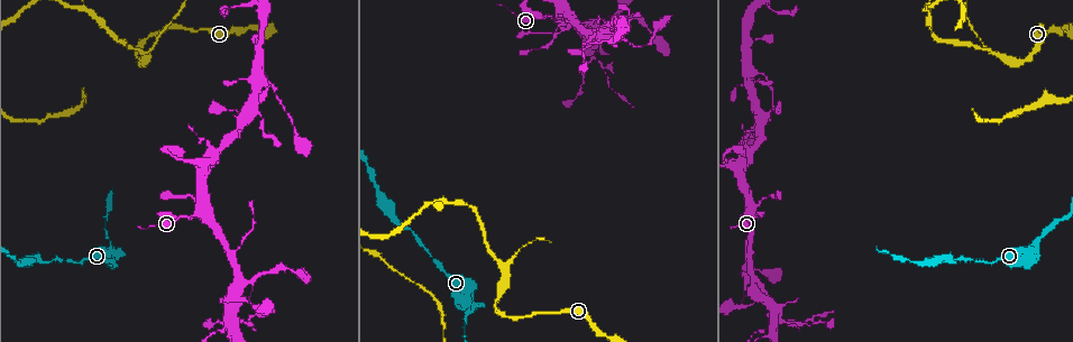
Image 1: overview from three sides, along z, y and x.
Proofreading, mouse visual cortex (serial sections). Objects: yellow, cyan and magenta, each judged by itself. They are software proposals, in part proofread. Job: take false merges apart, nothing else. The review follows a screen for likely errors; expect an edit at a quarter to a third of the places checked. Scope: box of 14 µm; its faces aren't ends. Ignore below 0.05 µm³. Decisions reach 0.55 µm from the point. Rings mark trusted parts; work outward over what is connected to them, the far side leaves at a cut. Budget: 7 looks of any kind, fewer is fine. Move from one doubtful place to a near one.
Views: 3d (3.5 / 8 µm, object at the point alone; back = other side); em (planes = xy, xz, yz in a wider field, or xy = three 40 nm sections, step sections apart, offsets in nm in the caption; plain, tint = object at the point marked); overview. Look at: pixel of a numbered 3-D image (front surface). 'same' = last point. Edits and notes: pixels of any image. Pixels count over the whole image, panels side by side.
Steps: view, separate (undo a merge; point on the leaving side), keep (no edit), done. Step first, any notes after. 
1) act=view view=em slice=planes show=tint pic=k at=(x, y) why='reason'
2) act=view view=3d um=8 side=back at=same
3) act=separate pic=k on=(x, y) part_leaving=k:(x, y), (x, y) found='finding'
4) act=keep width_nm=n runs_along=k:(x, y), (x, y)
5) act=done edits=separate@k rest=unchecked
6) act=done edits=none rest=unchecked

act=view view=3d um=3.5 pic=1 at=(750, 211) why='sharp bend'

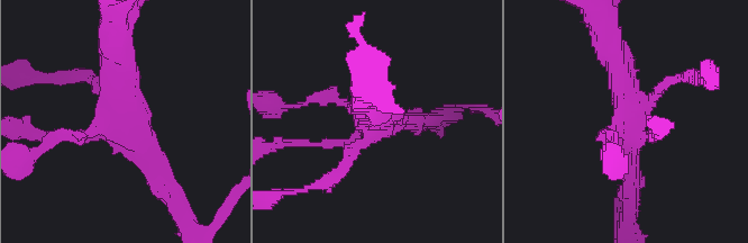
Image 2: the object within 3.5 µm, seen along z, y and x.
act=view view=em slice=xy step=3 show=tint pic=2 at=(626, 122)

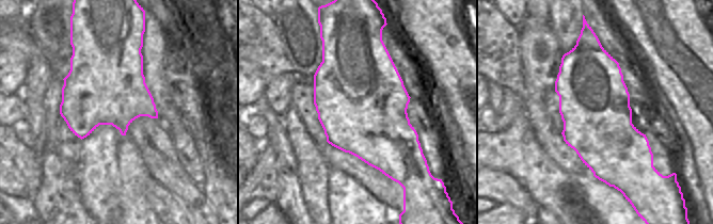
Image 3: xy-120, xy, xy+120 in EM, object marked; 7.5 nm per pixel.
act=keep runs_along=2:(48, 141), (117, 124), (162, 179) found='continuous, no second cell'

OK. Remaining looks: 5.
act=view view=3d um=3.5 pic=1 at=(998, 56) why='two arms in line, one across'

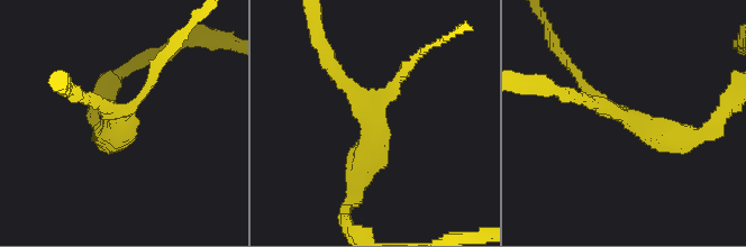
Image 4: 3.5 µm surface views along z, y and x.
act=view view=em slice=xy step=2 show=tint pic=4 at=(122, 117) arms=3 arm_widths_nm=150,200,350

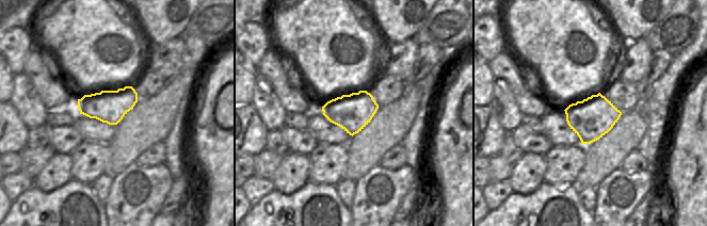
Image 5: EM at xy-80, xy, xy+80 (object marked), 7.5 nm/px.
act=keep runs_along=4:(689, 135), (657, 135), (571, 93) found='all the same cell'

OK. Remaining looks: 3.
act=view view=3d um=8 side=back pic=1 at=(929, 11) why='a narrow waist'

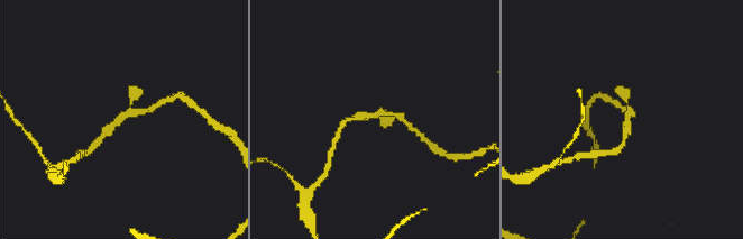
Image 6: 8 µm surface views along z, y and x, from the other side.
act=view view=em slice=planes show=tint pic=6 at=(631, 113) arms=3 arm_widths_nm=200,250,250 why='now the EM'

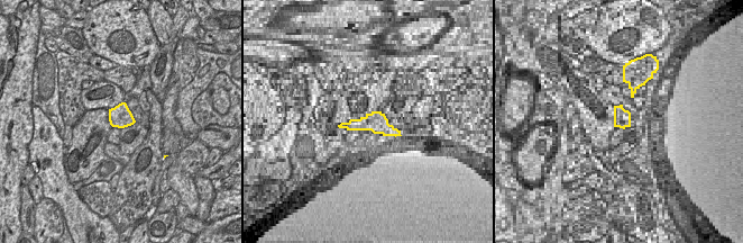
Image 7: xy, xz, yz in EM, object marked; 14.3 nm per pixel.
act=keep runs_along=6:(104, 134), (121, 117), (157, 103) found='one cell here'

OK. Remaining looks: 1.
act=done edits=none rest=unchecked

